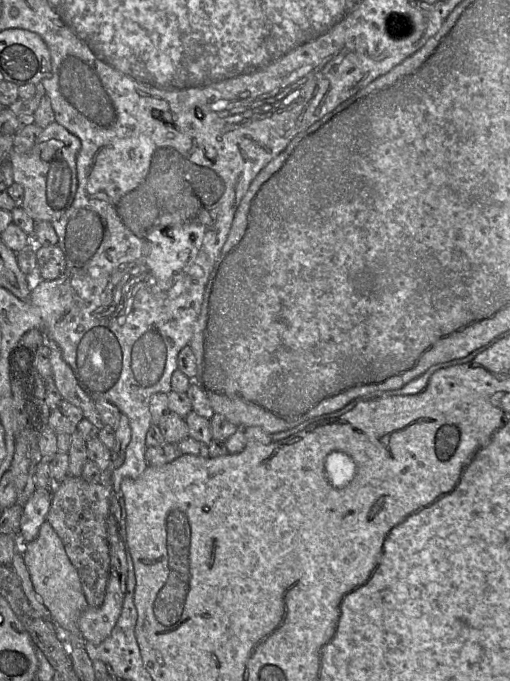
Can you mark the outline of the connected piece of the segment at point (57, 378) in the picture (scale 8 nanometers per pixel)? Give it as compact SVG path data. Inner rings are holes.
M45 338L45 344L49 347L49 359L56 388L64 401L80 408L84 418L94 426L101 429L105 425L97 412L94 401L79 385L71 367L63 360L58 345L51 339Z

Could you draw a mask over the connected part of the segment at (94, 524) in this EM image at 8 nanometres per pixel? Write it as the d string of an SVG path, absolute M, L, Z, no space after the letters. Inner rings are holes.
M67 477L55 487L52 494L51 507L47 515L48 522L63 542L67 556L76 568L82 589L89 607L98 607L103 603L109 578L109 547L107 533L107 519L111 506L110 481L108 483L90 483L82 477Z

